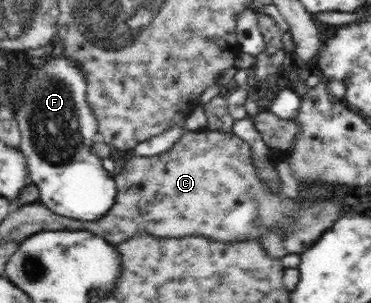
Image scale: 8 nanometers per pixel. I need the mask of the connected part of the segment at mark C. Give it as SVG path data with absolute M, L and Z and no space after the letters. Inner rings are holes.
M186 130L182 138L170 150L151 157L134 156L133 159L126 161L121 171L114 175L117 195L108 214L96 222L78 220L78 231L90 230L114 245L130 240L134 235L142 232L160 239L204 234L220 242L257 240L258 244L262 244L262 249L274 259L282 258L287 254L305 252L340 219L340 214L343 214L340 202L320 200L320 202L298 204L298 202L292 202L292 198L284 200L284 194L282 196L270 194L268 185L256 177L251 156L250 145L232 131L222 133L220 130L214 132ZM244 216L246 218L252 216L254 218L250 220L252 224L246 224L244 220L234 220Z

